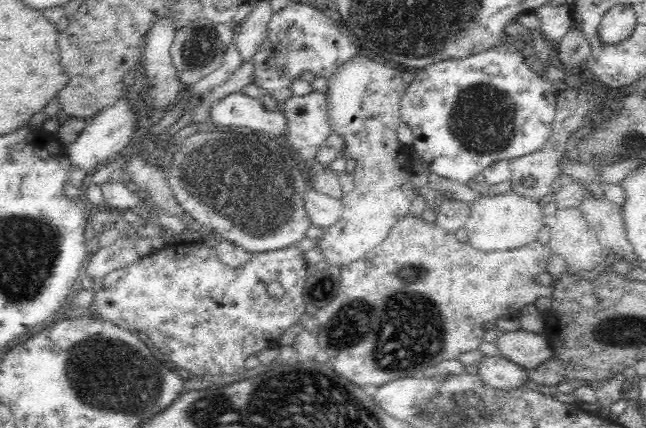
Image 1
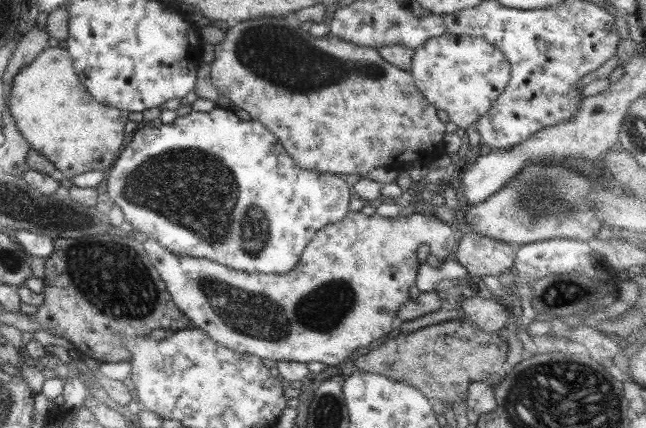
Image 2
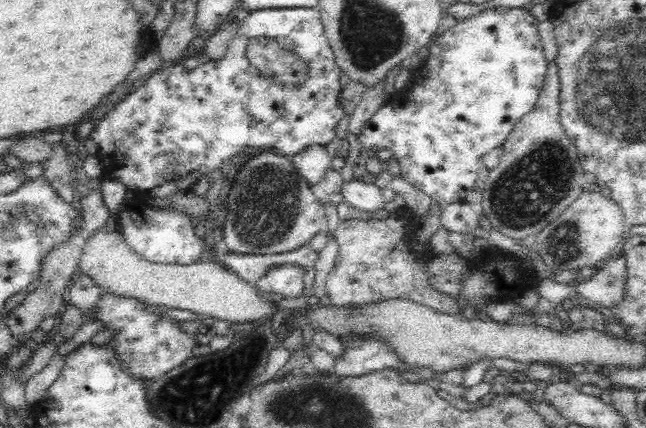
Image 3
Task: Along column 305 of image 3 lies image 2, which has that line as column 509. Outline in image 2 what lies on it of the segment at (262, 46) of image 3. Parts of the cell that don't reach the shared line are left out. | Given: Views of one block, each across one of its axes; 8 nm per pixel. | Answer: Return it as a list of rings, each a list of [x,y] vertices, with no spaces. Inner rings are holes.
[[[447,34],[428,39],[414,49],[408,74],[429,105],[445,112],[457,127],[466,129],[489,111],[505,89],[510,65],[482,37]]]

